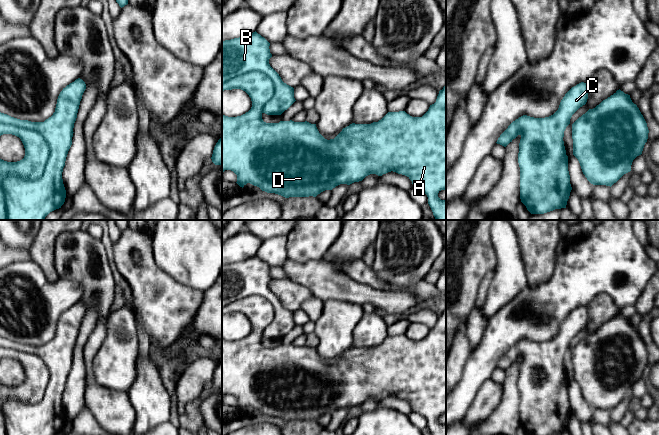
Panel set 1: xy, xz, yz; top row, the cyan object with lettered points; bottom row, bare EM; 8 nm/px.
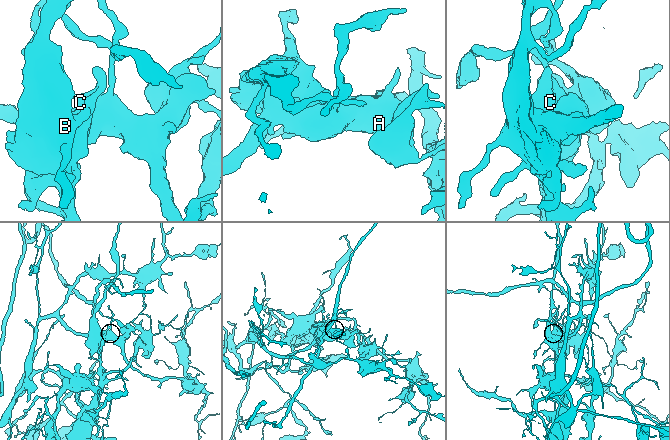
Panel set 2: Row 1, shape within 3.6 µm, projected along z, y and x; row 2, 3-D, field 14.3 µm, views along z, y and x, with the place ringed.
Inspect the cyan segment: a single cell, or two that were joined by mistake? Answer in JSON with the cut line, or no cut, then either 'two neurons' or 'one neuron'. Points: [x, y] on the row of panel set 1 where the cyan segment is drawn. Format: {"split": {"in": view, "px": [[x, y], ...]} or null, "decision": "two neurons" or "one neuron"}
{"split": {"in": "xy", "px": [[0, 122], [48, 147], [39, 177], [3, 178], [5, 219]]}, "decision": "two neurons"}

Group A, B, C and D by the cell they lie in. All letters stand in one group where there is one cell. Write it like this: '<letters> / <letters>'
A D / B C

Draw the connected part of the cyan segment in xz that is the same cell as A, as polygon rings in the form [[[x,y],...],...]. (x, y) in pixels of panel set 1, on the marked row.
[[[253,71],[245,73],[241,76],[232,78],[224,83],[222,83],[222,91],[241,89],[245,91],[252,101],[251,109],[245,114],[237,117],[228,117],[222,114],[222,173],[225,170],[231,170],[237,175],[237,184],[240,187],[244,187],[247,183],[259,187],[262,191],[267,193],[275,193],[281,195],[285,198],[289,197],[316,197],[318,194],[325,190],[332,190],[340,184],[350,185],[354,182],[362,181],[366,176],[370,174],[376,174],[382,176],[388,172],[396,172],[407,176],[413,184],[414,188],[423,191],[428,197],[428,204],[433,212],[435,220],[446,220],[446,200],[441,200],[438,197],[438,193],[441,190],[446,190],[446,85],[442,90],[439,91],[436,102],[430,105],[428,111],[422,117],[412,117],[405,111],[399,112],[388,112],[381,120],[378,122],[373,122],[371,124],[355,124],[352,123],[349,126],[342,129],[342,131],[334,138],[327,140],[318,131],[316,124],[311,124],[307,121],[305,122],[294,122],[290,121],[280,121],[279,123],[266,123],[262,119],[262,109],[266,103],[272,98],[274,94],[274,83],[272,80],[260,71]]]

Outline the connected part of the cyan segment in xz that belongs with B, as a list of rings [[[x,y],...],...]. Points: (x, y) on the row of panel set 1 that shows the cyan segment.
[[[256,31],[239,38],[223,41],[222,83],[248,72],[260,71],[264,73],[274,83],[274,94],[262,111],[267,115],[281,115],[296,101],[294,98],[294,88],[284,83],[279,74],[270,66],[269,59],[272,57],[272,54],[270,53],[269,46],[270,43]]]

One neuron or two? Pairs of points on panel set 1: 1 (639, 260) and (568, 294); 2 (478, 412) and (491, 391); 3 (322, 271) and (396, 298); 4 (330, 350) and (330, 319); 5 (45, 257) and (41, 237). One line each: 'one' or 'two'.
1: one
2: one
3: one
4: one
5: one

